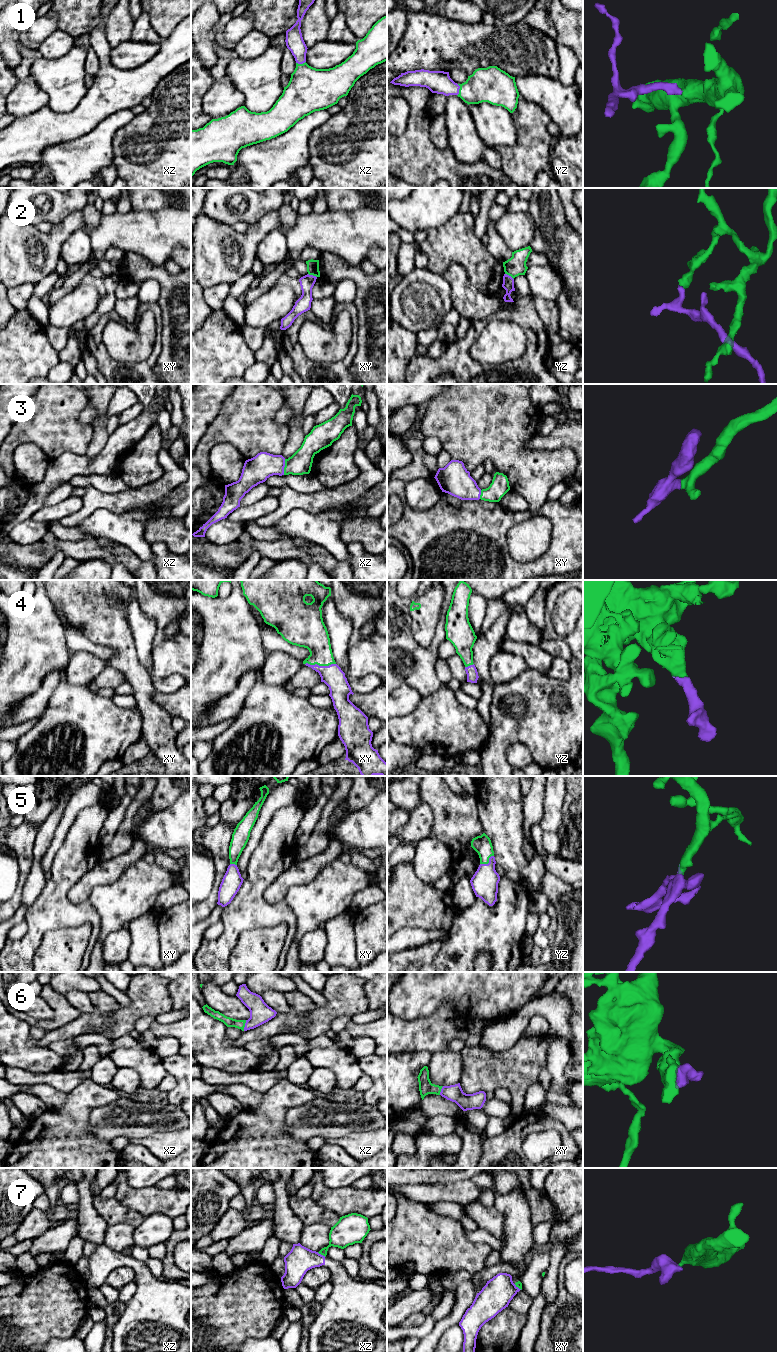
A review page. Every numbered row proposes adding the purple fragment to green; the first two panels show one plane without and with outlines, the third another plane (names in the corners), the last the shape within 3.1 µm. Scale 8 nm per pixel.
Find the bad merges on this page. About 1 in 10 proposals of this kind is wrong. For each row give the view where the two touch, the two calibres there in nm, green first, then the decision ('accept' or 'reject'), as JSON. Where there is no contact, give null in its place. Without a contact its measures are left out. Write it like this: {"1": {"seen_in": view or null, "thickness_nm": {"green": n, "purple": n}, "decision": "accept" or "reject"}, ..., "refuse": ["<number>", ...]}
{"1": {"seen_in": "yz", "thickness_nm": {"green": 280, "purple": 180}, "decision": "accept"}, "2": {"seen_in": "xy", "thickness_nm": {"green": 100, "purple": 120}, "decision": "reject"}, "3": {"seen_in": "xz", "thickness_nm": {"green": 180, "purple": 220}, "decision": "accept"}, "4": {"seen_in": "xy", "thickness_nm": {"green": 240, "purple": 170}, "decision": "accept"}, "5": {"seen_in": "yz", "thickness_nm": {"green": 150, "purple": 220}, "decision": "accept"}, "6": {"seen_in": "xz", "thickness_nm": {"green": 80, "purple": 170}, "decision": "accept"}, "7": {"seen_in": "xz", "thickness_nm": {"green": 200, "purple": 220}, "decision": "reject"}, "refuse": ["2", "7"]}

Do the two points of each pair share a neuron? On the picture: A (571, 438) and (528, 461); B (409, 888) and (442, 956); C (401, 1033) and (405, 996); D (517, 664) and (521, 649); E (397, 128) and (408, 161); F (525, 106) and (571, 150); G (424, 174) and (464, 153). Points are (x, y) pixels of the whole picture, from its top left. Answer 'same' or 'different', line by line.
A: different
B: different
C: different
D: different
E: different
F: different
G: different

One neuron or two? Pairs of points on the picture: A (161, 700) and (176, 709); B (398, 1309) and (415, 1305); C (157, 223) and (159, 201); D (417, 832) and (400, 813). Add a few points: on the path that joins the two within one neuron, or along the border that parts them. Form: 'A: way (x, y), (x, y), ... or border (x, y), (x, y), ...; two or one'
A: way (165, 701), (172, 705); one
B: way (402, 1309), (407, 1305), (411, 1305); one
C: border (180, 207), (134, 210); two
D: border (409, 812), (409, 818), (399, 832); two

